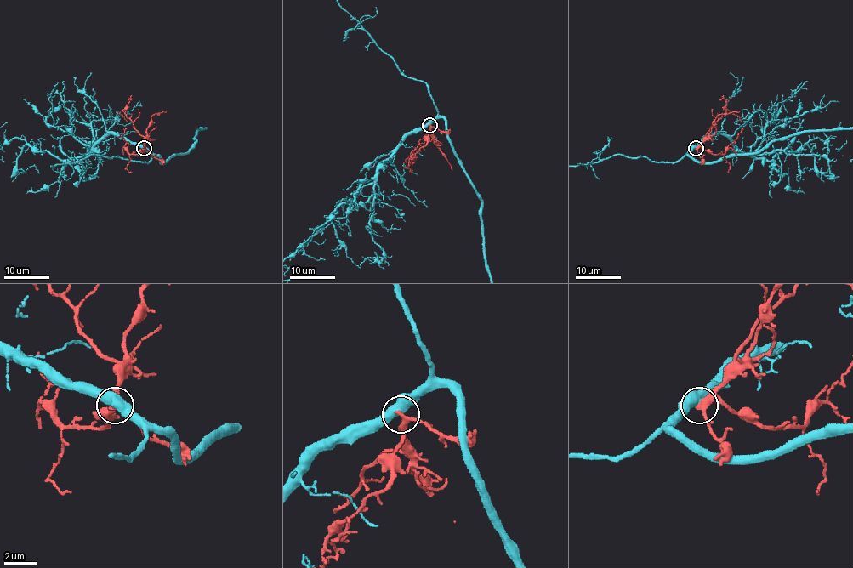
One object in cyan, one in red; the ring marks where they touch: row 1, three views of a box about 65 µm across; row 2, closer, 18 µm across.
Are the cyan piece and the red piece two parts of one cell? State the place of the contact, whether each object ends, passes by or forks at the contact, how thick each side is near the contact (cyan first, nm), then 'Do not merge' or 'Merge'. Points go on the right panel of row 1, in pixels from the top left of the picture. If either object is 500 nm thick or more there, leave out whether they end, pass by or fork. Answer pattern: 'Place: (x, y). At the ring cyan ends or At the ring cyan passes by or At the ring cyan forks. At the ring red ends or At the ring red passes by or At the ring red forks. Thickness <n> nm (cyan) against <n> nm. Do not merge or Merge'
Place: (696, 148). Thickness 550 nm (cyan) against 320 nm. Do not merge

